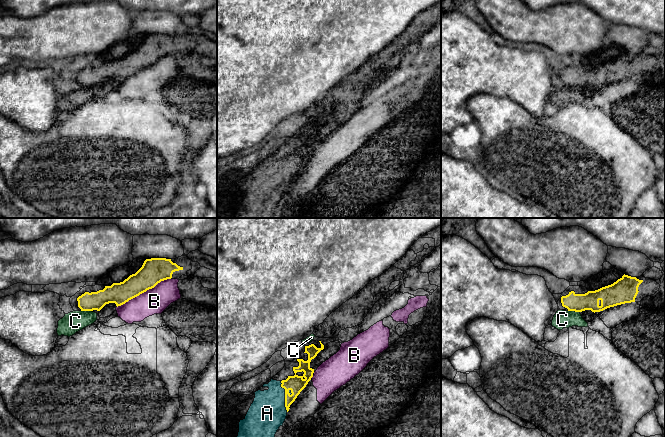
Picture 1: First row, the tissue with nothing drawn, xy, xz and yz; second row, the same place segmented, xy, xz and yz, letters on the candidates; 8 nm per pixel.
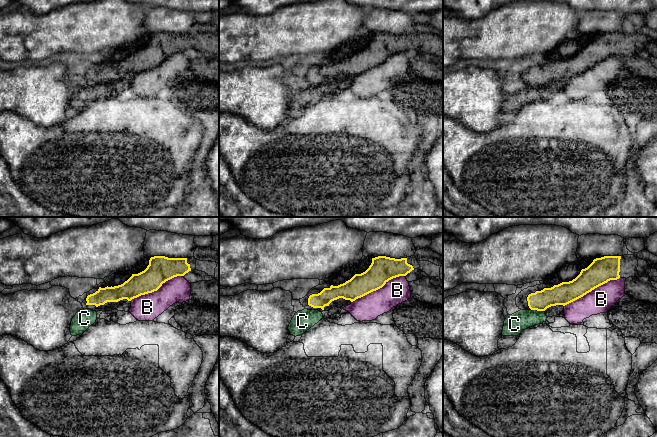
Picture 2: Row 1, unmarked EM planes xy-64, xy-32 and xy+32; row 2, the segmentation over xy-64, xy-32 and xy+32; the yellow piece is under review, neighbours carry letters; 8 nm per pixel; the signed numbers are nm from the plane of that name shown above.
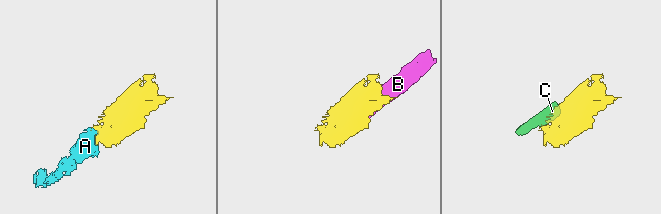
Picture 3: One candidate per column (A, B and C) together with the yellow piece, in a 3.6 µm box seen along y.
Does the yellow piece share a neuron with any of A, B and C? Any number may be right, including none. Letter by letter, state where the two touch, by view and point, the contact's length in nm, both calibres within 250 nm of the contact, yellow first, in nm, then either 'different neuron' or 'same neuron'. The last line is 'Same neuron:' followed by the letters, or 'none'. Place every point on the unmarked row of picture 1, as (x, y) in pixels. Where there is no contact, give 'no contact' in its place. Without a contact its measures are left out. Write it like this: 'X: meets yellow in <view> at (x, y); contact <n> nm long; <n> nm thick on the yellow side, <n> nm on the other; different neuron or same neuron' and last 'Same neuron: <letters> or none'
A: meets yellow in xz at (285, 172); contact 260 nm long; 140 nm thick on the yellow side, 300 nm on the other; same neuron
B: meets yellow in xy at (144, 67); contact 500 nm long; 200 nm thick on the yellow side, 200 nm on the other; different neuron
C: meets yellow in yz at (574, 86); contact 100 nm long; 140 nm thick on the yellow side, 140 nm on the other; different neuron
Same neuron: A

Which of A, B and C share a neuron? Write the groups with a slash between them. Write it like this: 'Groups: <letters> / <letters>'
Groups: A / B / C

